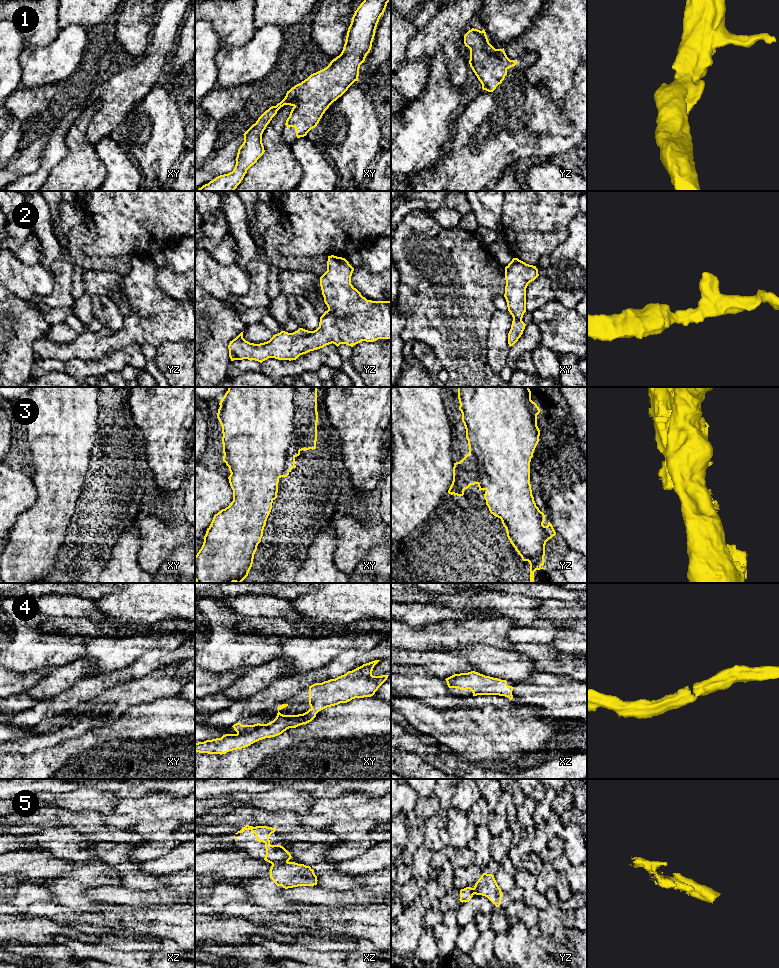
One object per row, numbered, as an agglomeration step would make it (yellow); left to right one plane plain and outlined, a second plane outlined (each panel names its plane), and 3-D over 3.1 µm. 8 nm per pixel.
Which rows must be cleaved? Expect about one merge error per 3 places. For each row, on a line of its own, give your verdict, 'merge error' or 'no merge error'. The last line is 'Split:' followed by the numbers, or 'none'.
1: no merge error
2: no merge error
3: no merge error
4: no merge error
5: merge error
Split: 5

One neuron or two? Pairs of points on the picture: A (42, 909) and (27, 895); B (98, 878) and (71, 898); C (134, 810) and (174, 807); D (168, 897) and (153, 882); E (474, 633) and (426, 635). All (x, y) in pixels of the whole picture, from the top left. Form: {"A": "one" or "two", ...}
{"A": "two", "B": "one", "C": "one", "D": "two", "E": "one"}

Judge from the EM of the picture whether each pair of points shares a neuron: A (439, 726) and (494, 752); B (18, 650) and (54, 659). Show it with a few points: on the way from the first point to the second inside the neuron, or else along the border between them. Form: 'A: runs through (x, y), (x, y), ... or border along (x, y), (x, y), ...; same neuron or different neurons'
A: runs through (453, 726), (462, 726), (480, 744); same neuron
B: runs through (27, 642), (36, 642), (45, 651); same neuron

